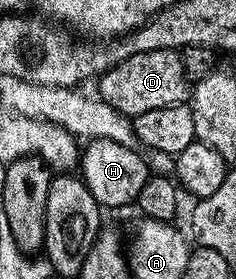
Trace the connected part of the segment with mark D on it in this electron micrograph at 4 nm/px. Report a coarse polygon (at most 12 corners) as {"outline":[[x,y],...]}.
{"outline":[[181,51],[129,54],[103,71],[103,101],[125,116],[183,106]]}

